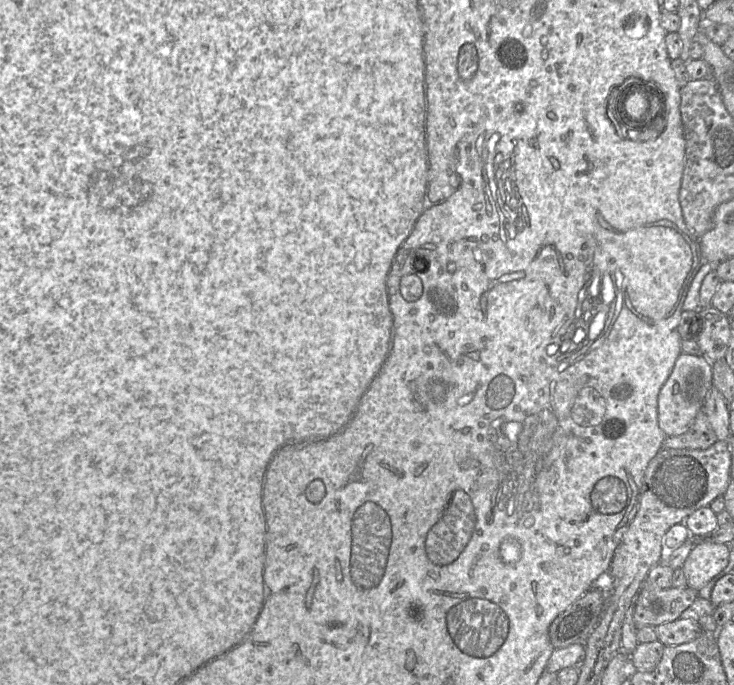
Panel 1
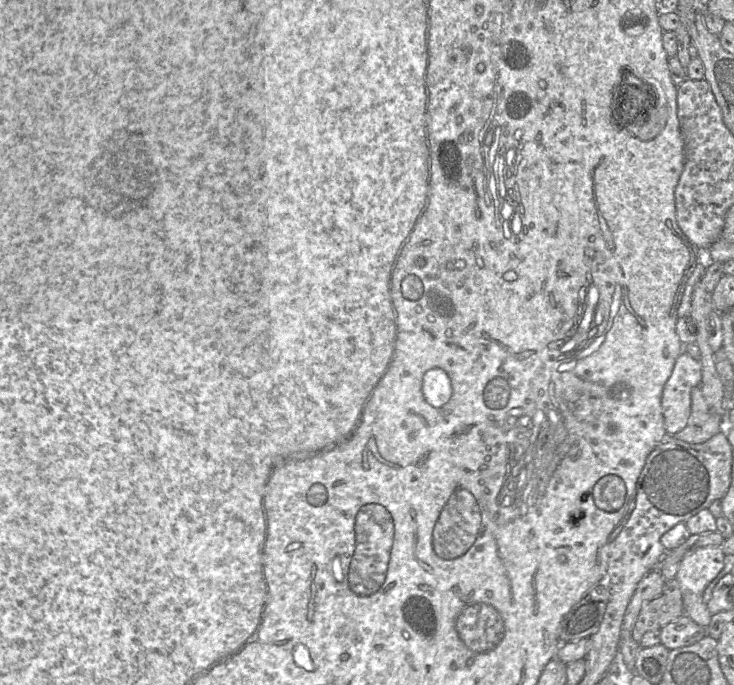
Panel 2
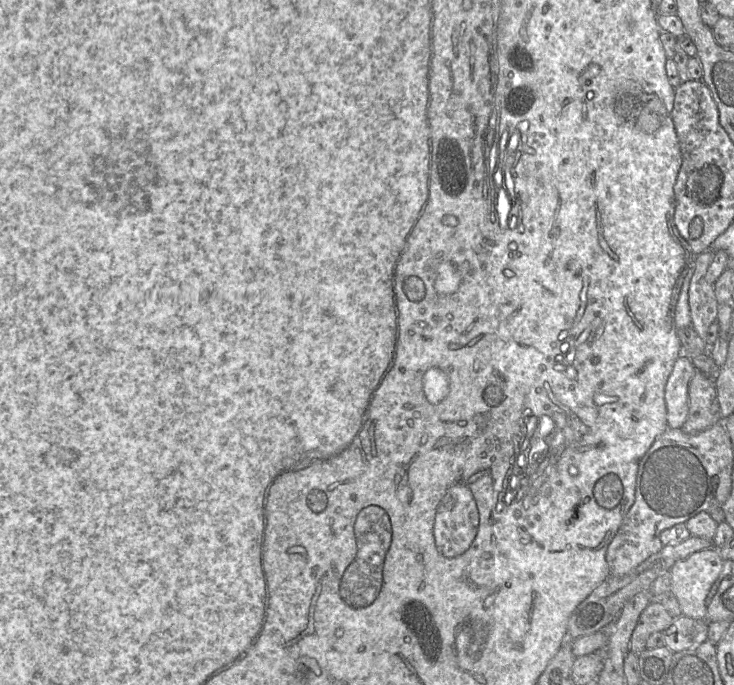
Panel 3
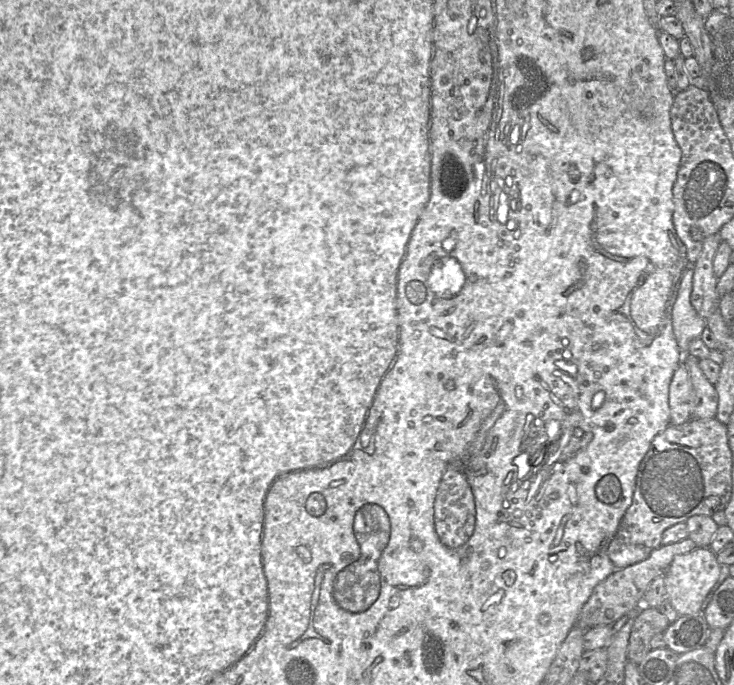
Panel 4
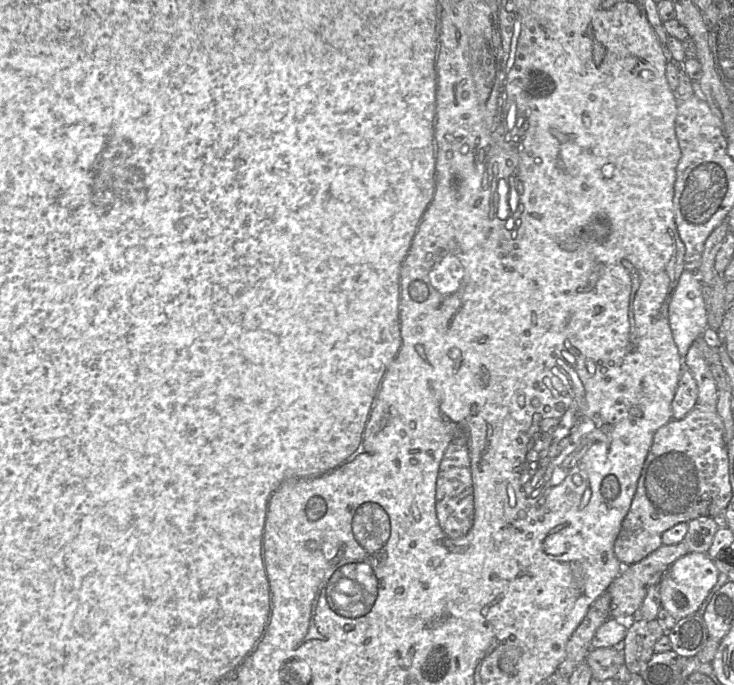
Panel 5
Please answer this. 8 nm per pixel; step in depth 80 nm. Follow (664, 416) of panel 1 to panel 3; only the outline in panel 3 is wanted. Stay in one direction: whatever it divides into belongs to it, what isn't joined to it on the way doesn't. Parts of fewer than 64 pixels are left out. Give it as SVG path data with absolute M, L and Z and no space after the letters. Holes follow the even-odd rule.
M687 354L676 360L665 387L668 428L681 429L689 413L689 384L696 369Z

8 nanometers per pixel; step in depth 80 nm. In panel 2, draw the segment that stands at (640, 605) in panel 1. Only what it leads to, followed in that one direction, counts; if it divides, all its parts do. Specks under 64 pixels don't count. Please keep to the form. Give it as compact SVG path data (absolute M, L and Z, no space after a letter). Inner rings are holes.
M662 593L643 605L633 628L632 636L640 643L646 632L661 630L684 613L683 600L674 600Z

